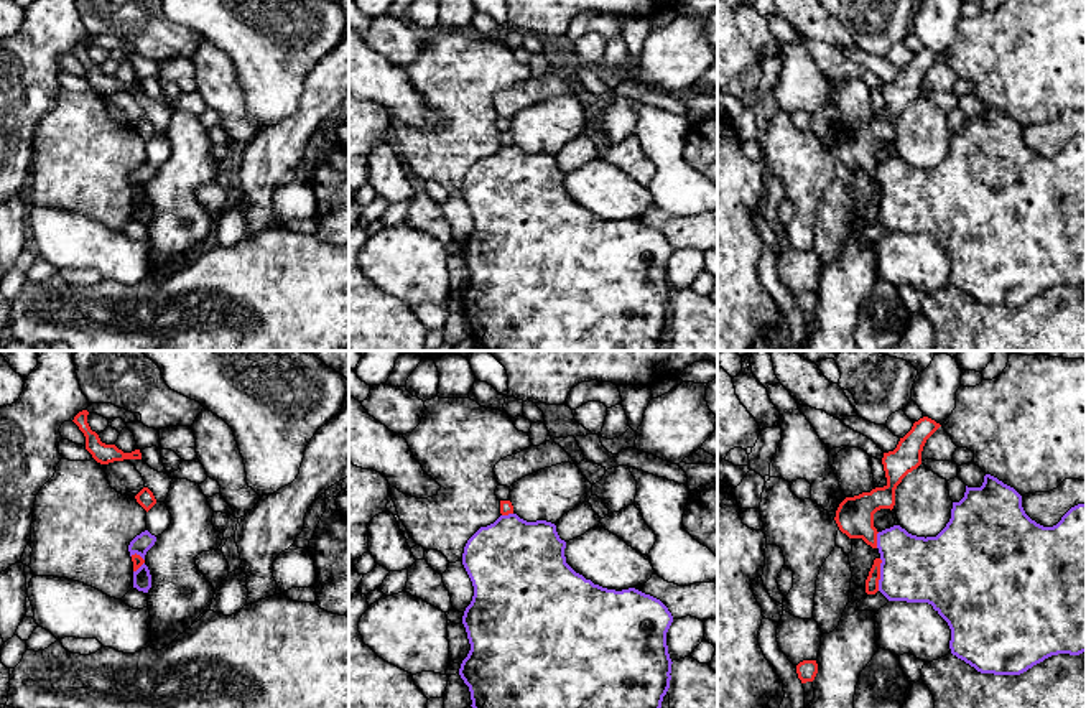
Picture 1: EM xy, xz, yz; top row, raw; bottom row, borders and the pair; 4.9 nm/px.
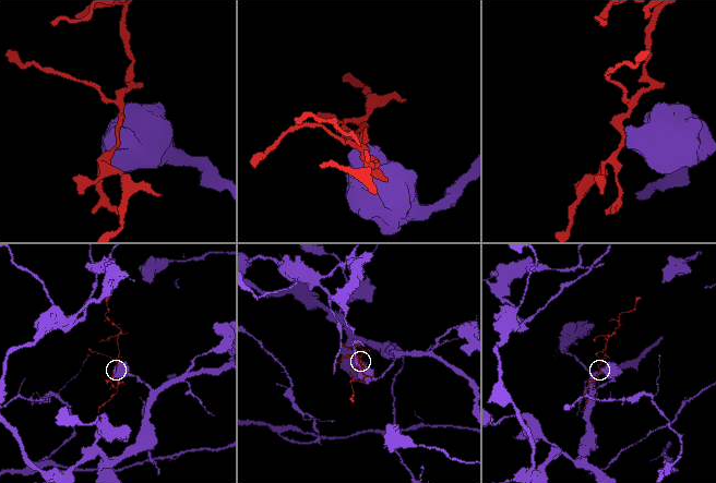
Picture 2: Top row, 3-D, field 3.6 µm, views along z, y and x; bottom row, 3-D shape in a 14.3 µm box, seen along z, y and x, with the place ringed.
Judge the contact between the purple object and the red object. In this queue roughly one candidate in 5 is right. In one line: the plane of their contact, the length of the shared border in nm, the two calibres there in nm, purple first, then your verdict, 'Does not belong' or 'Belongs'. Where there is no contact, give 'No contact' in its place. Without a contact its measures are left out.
Touches purple in yz. Shared border 160 nm. Thickness 320 nm (purple) against 60 nm. Does not belong

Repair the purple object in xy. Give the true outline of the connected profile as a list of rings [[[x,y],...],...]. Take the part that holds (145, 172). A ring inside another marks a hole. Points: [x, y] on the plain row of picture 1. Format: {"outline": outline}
{"outline": [[[148,161],[142,163],[128,176],[130,188],[137,184],[145,191],[146,183],[155,176],[155,173],[155,166],[151,166]]]}

